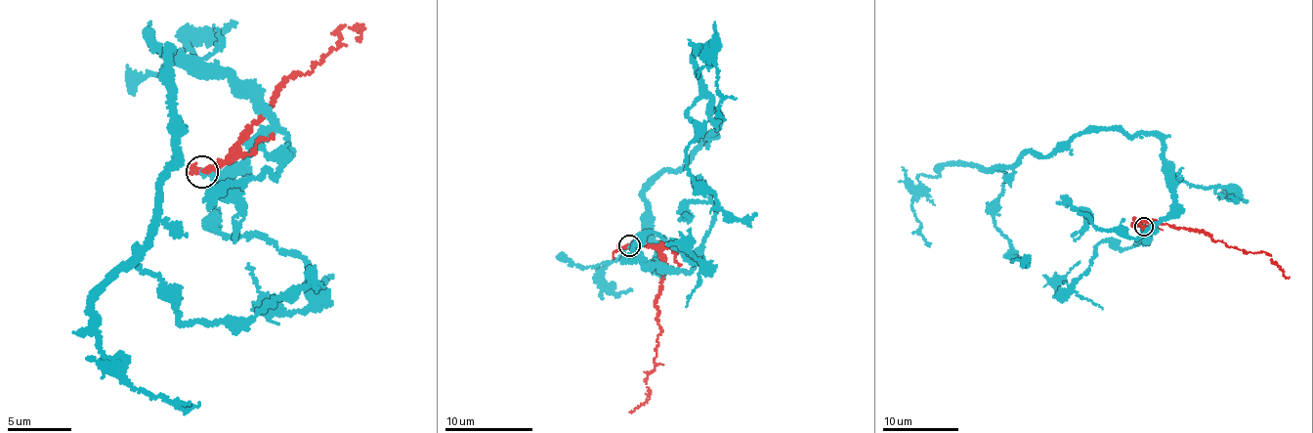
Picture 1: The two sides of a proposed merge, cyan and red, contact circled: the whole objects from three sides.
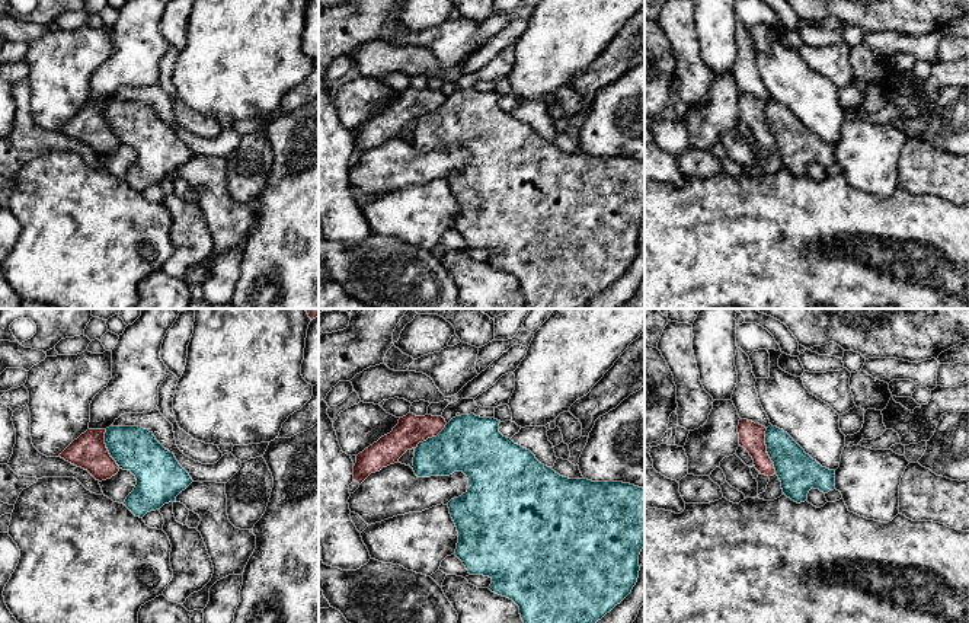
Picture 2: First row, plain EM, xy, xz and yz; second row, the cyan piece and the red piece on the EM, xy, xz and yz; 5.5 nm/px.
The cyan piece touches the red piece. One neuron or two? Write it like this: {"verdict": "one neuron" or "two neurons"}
{"verdict": "two neurons"}

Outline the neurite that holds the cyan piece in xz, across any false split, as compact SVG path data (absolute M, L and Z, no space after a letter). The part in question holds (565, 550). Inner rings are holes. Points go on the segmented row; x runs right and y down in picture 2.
M474 413L452 418L445 428L415 448L418 477L463 472L468 489L448 502L458 531L455 556L470 575L492 579L489 590L512 600L524 623L597 623L633 590L639 555L645 549L645 489L623 482L569 479L541 464L535 456L499 432L501 421Z

